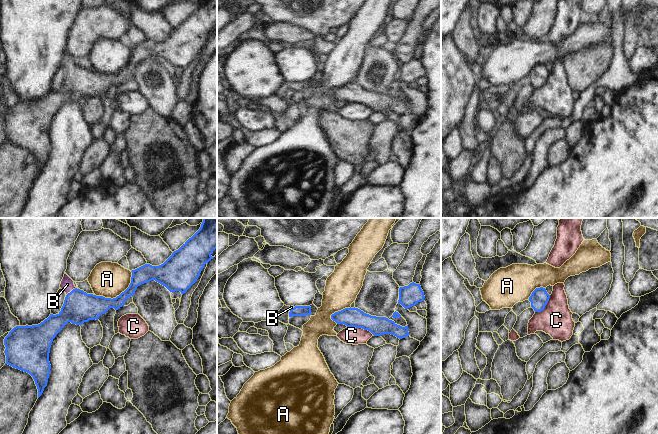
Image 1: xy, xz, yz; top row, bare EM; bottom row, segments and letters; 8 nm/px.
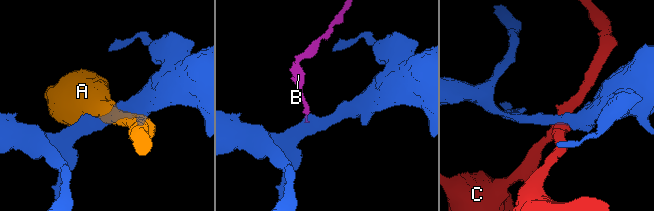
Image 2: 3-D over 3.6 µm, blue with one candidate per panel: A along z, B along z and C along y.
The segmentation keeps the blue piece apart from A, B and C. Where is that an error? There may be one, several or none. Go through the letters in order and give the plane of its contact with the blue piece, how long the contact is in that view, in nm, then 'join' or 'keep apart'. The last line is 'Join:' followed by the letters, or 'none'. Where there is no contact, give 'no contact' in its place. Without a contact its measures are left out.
A: contact in xy; length 360 nm; keep apart
B: contact in xy; length 100 nm; join
C: contact in xz; length 220 nm; keep apart
Join: B

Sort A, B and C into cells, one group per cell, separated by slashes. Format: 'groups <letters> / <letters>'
groups A / B / C

